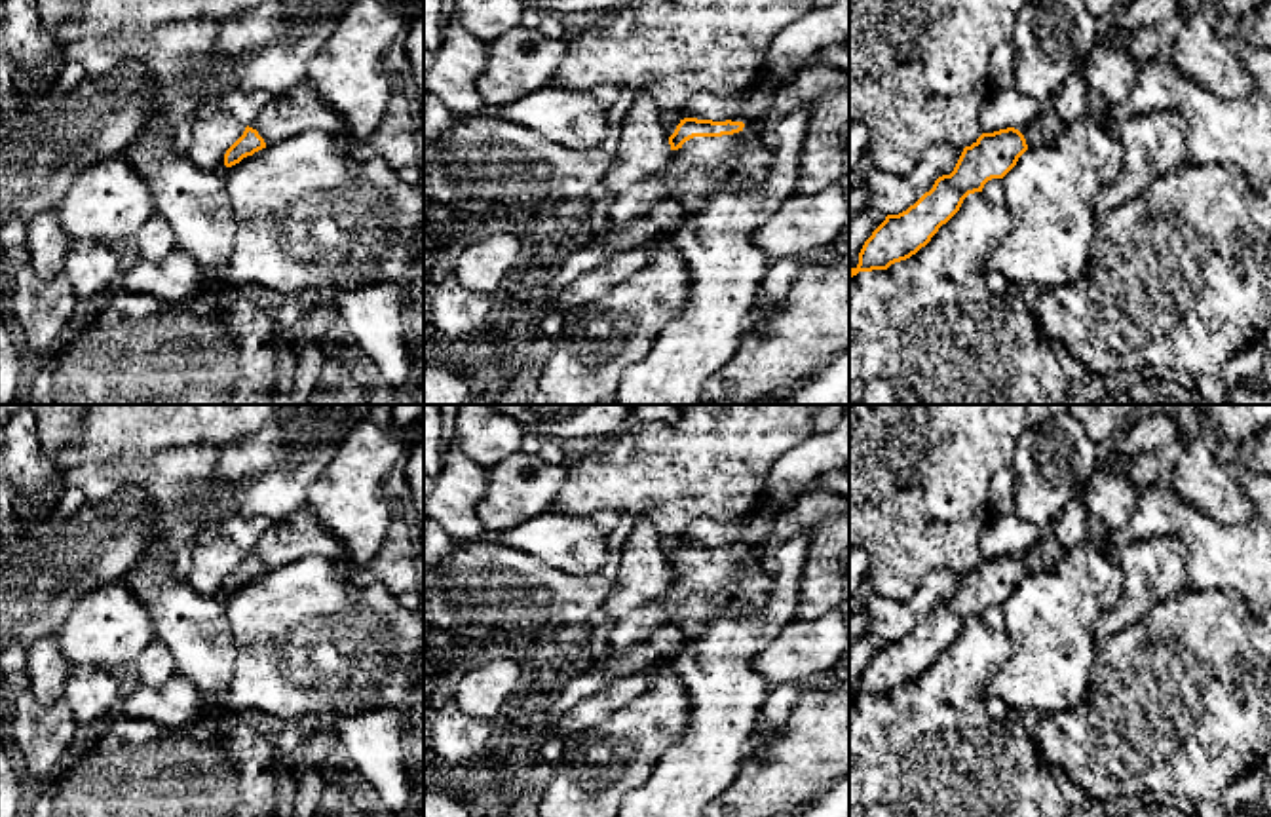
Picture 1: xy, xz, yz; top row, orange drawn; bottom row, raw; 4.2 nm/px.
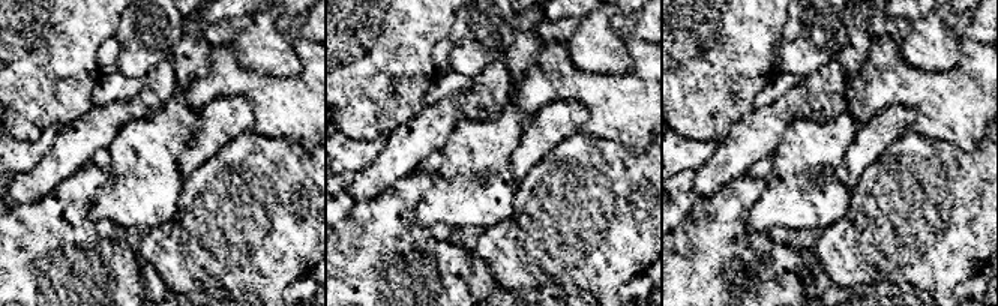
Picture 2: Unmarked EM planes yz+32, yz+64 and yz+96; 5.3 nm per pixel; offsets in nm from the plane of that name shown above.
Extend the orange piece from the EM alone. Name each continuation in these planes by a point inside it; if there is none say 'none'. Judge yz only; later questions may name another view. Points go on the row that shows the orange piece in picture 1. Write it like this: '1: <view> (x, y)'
1: yz (1070, 101)

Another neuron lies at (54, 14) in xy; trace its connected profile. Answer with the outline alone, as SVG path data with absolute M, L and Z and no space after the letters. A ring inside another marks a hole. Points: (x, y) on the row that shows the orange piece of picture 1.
M38 0L44 30L59 44L59 28L72 17L84 0Z

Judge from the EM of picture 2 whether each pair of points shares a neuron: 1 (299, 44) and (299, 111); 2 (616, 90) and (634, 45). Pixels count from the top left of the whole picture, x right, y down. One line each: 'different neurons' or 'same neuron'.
1: same neuron
2: same neuron

